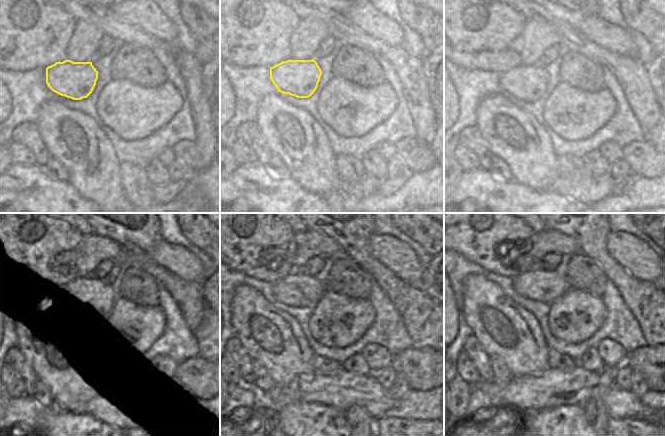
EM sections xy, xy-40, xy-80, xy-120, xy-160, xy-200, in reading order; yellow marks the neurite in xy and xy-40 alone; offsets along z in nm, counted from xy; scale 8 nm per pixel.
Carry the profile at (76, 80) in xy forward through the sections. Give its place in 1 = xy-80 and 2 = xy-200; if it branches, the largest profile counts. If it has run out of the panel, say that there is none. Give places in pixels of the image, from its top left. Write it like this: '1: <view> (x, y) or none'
1: xy-80 (527, 82)
2: xy-200 (540, 290)

